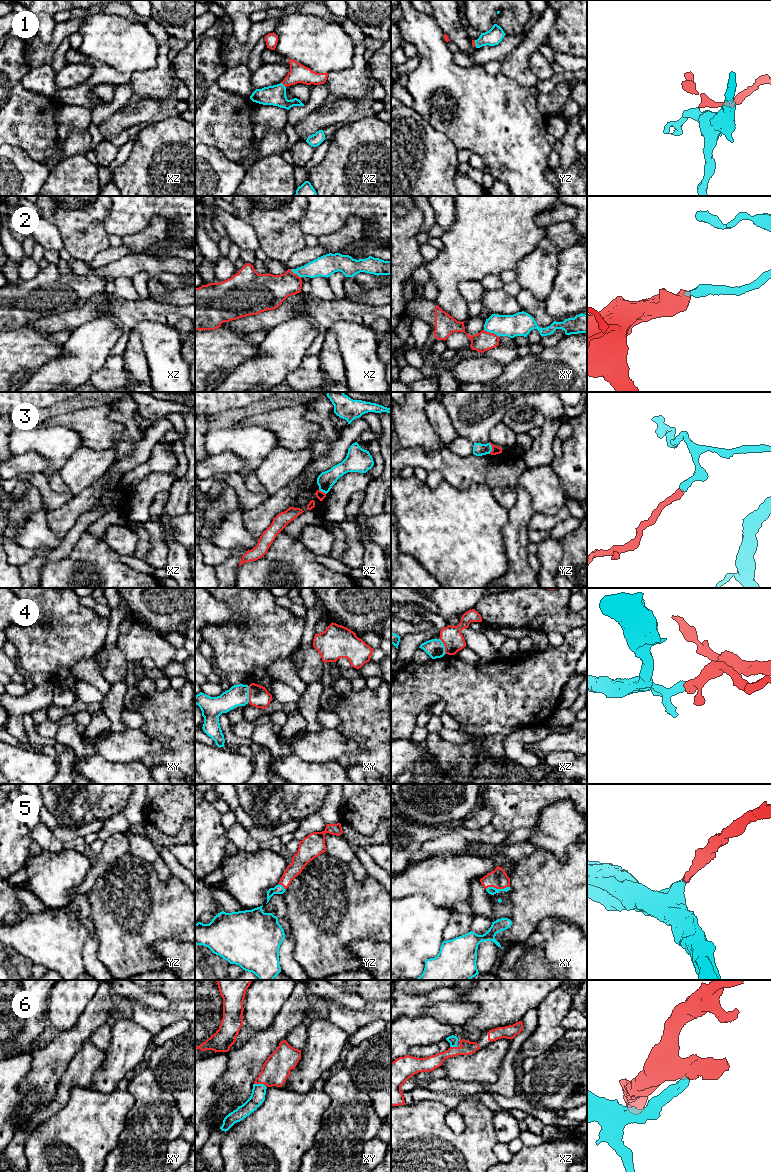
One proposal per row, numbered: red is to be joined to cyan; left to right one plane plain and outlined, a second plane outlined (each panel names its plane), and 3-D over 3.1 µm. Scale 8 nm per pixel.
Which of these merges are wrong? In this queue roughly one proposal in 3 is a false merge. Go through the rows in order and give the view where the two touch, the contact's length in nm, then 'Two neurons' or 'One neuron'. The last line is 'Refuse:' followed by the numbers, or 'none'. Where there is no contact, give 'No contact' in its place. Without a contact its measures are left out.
1: Touches cyan in xz. Shared border 60 nm. One neuron
2: Touches cyan in xy. Shared border 140 nm. Two neurons
3: Touches cyan in yz. Shared border 100 nm. Two neurons
4: Touches cyan in xy. Shared border 140 nm. Two neurons
5: Touches cyan in xy. Shared border 190 nm. One neuron
6: Touches cyan in xy. Shared border 80 nm. One neuron
Refuse: 2, 3, 4

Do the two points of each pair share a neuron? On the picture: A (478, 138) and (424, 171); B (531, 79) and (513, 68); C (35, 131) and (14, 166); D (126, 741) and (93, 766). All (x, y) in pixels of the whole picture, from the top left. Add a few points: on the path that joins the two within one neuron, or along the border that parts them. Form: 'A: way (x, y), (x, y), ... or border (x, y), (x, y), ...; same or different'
A: border (442, 131), (458, 149); different
B: way (527, 79), (517, 69); same
C: border (10, 144), (22, 148), (32, 158), (44, 163); different
D: border (98, 753), (109, 760), (127, 763); different

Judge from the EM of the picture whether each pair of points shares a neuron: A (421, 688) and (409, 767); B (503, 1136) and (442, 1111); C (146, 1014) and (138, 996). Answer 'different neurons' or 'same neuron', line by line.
A: different neurons
B: different neurons
C: different neurons

